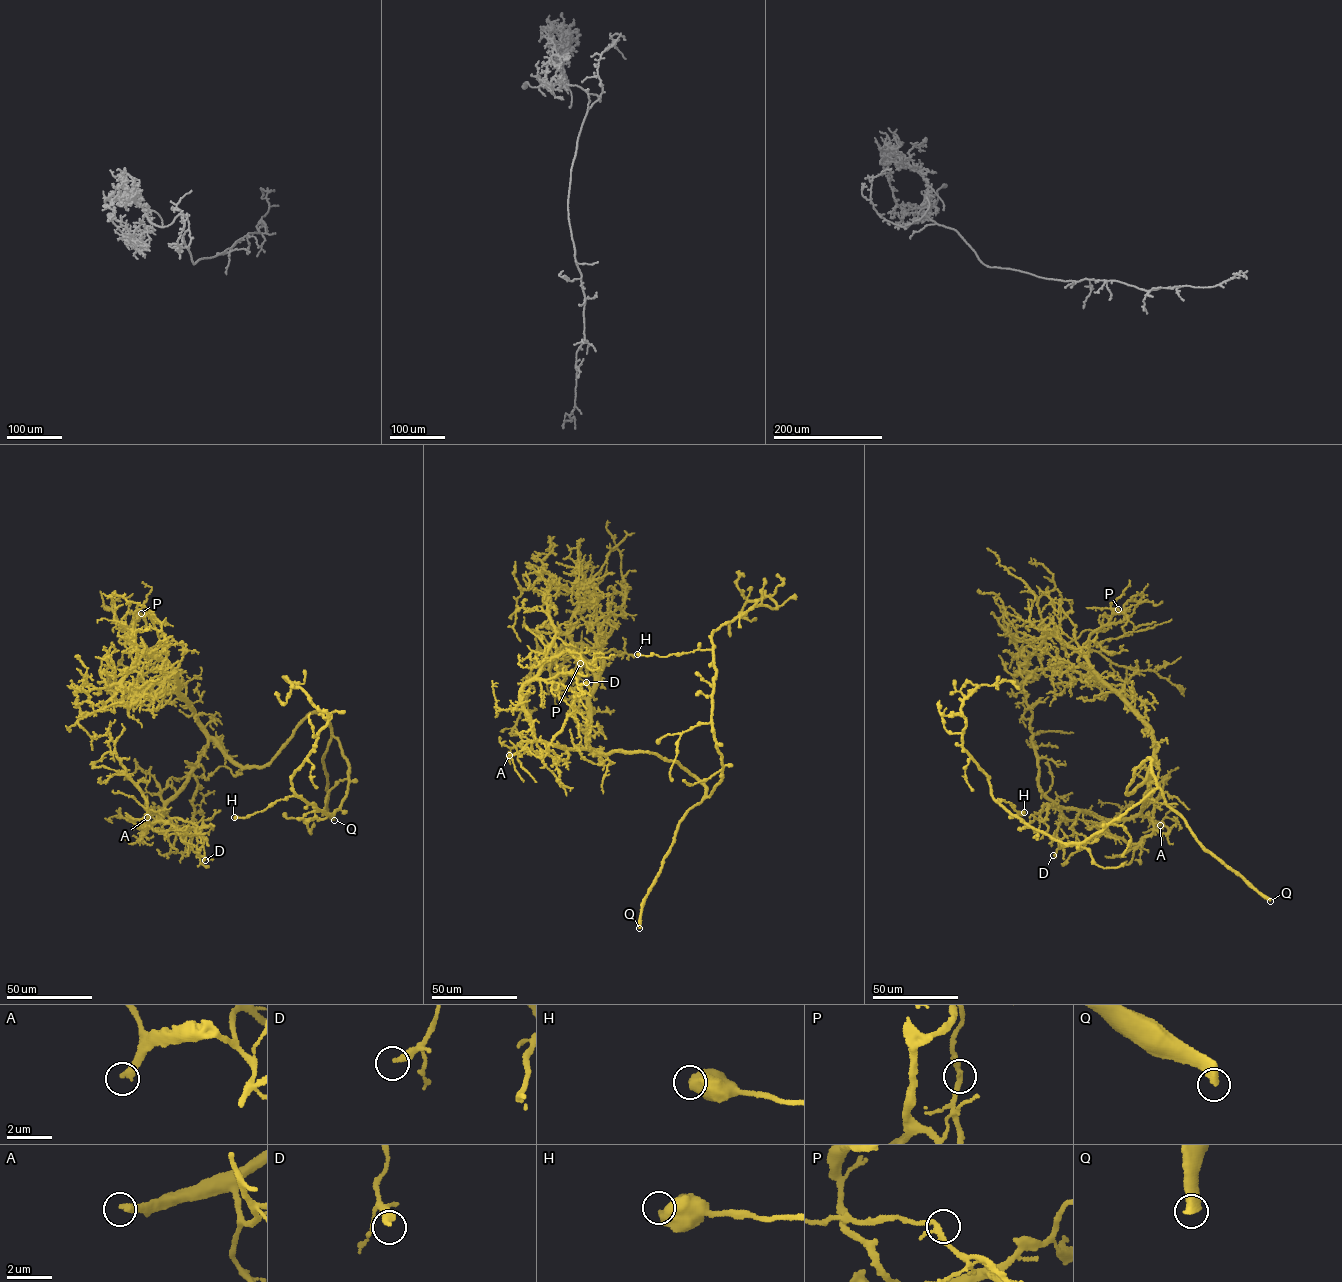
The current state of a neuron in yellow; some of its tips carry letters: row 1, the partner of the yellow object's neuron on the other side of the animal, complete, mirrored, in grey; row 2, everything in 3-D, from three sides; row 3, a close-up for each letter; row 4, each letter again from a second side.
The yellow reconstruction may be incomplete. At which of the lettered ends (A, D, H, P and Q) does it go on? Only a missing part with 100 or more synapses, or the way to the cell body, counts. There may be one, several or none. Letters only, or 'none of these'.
A, Q

